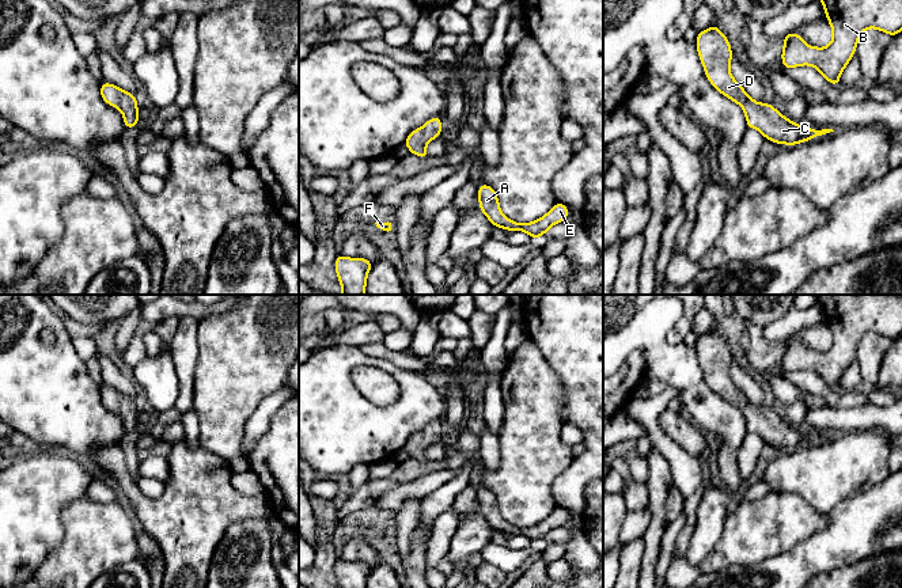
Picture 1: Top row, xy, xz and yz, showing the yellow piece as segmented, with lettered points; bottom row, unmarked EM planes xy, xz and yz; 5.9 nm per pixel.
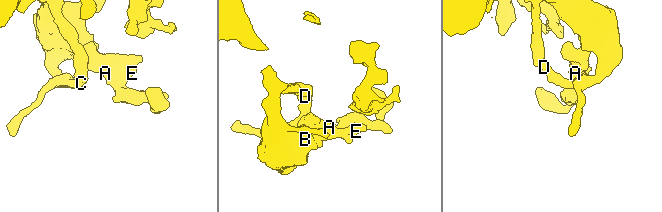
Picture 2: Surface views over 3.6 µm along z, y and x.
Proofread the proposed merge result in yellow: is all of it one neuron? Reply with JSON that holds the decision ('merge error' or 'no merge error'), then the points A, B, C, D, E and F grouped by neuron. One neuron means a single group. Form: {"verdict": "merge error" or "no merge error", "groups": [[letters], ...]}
{"verdict": "no merge error", "groups": [["A", "B", "C", "D", "E", "F"]]}

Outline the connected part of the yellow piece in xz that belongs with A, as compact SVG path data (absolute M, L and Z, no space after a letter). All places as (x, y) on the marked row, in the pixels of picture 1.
M484 182L478 187L478 202L480 210L493 227L500 227L509 232L523 231L533 239L539 239L552 225L564 221L569 216L568 206L557 202L546 215L533 223L515 223L503 215L496 190Z

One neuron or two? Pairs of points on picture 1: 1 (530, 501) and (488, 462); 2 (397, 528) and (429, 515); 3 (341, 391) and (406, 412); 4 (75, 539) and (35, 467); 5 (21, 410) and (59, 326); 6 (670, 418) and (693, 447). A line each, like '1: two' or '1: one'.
1: two
2: two
3: one
4: two
5: one
6: one

